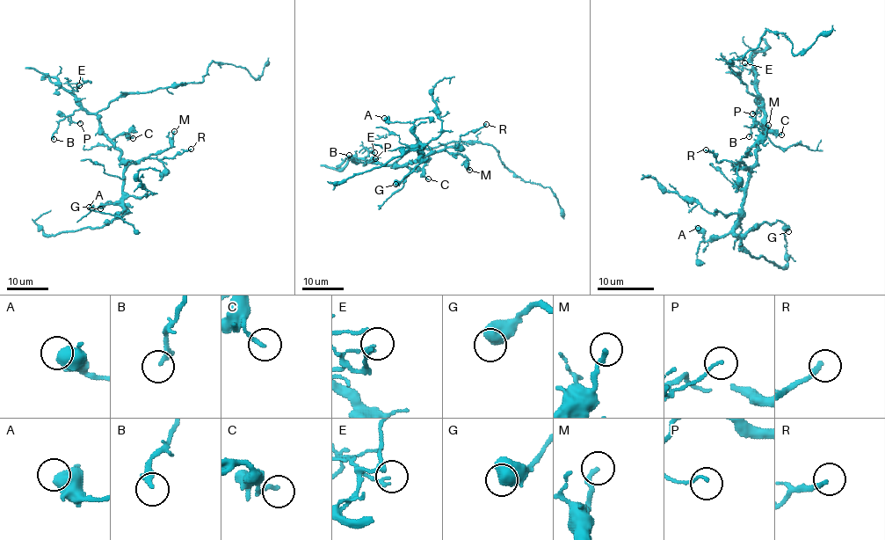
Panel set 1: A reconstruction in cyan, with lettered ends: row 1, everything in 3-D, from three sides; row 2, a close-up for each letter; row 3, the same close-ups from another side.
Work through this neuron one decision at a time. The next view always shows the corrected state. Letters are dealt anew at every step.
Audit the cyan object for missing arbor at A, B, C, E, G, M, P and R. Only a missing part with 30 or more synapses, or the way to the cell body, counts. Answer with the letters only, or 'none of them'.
none of them

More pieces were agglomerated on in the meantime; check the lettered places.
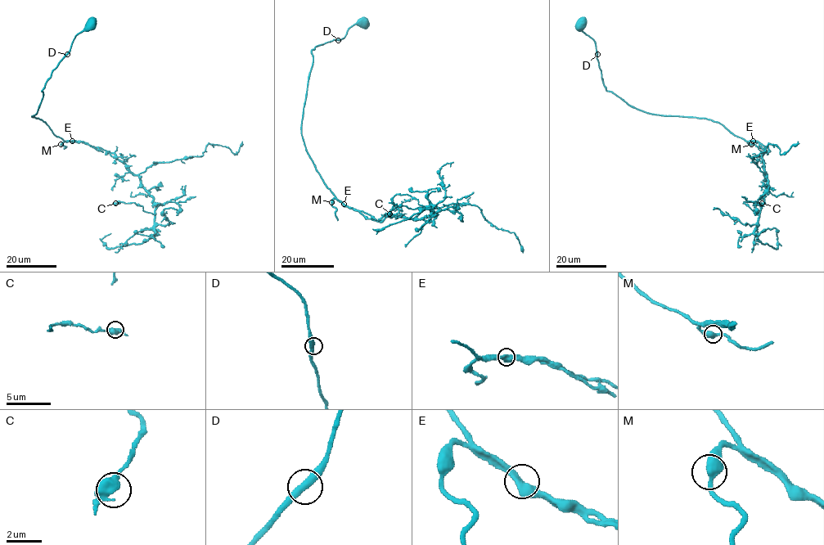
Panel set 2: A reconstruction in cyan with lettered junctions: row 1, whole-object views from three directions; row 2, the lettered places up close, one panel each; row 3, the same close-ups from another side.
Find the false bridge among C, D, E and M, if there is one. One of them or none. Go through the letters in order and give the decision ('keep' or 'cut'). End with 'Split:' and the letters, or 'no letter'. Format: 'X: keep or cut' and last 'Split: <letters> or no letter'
C: keep
D: keep
E: keep
M: keep
Split: no letter

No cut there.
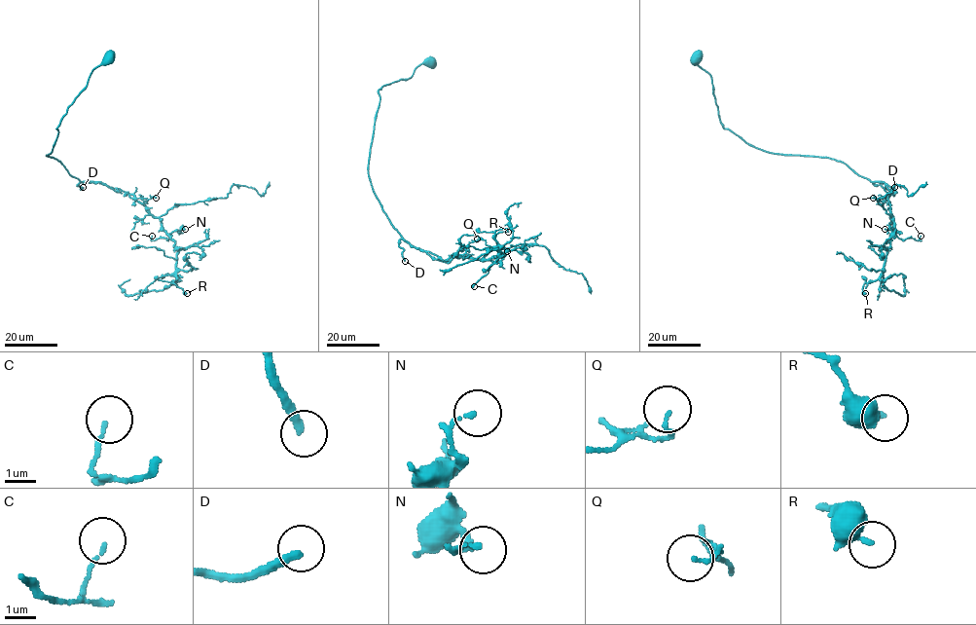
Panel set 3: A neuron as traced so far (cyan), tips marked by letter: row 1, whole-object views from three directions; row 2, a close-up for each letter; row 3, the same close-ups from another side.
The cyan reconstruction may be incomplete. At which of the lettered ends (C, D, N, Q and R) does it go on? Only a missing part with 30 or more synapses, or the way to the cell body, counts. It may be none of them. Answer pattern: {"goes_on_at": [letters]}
{"goes_on_at": ["D"]}

